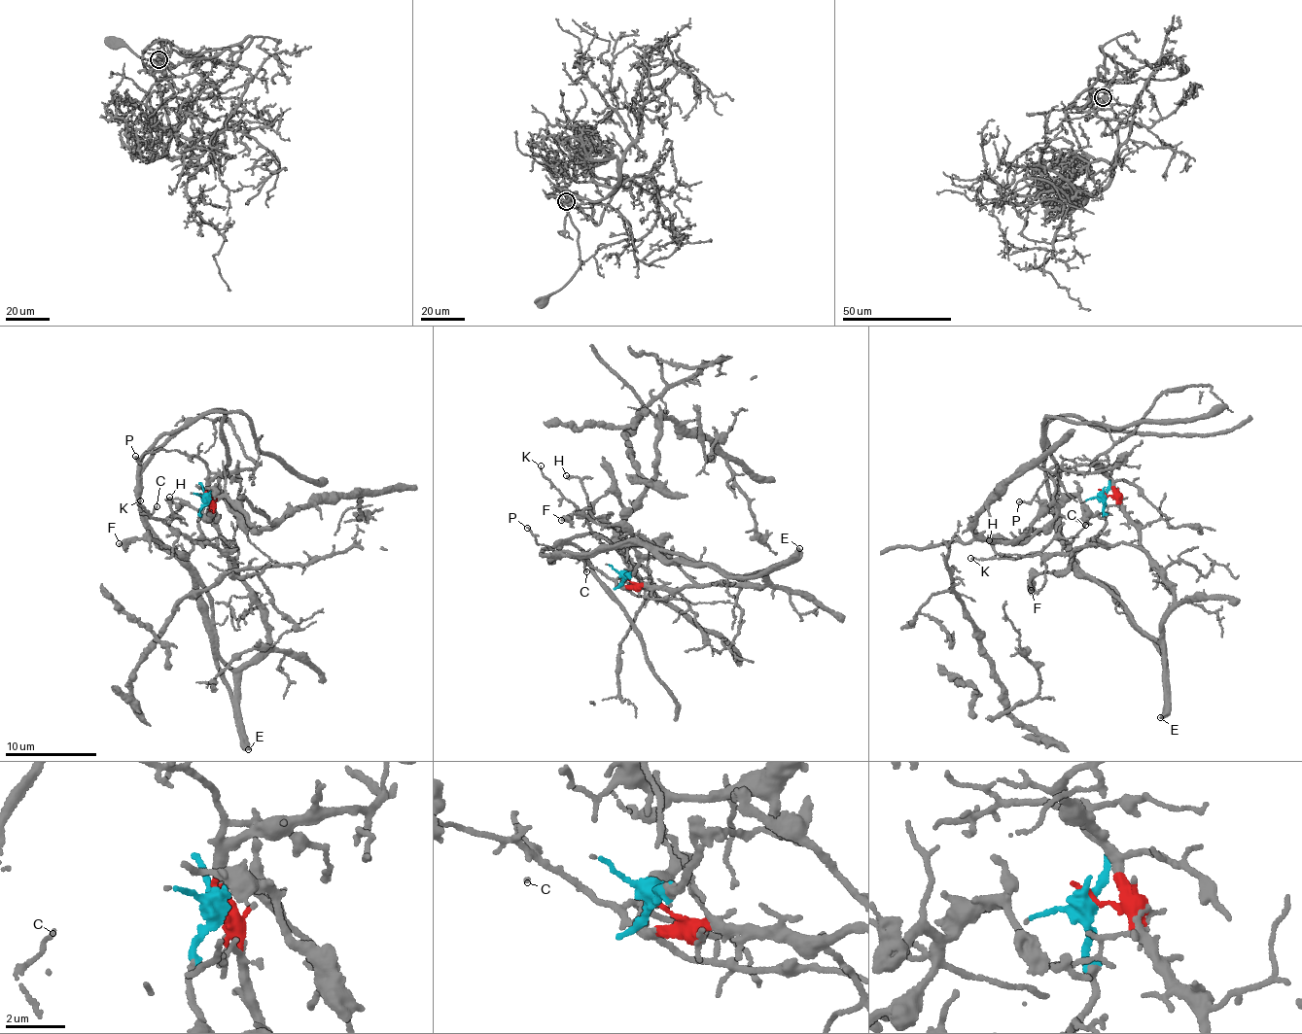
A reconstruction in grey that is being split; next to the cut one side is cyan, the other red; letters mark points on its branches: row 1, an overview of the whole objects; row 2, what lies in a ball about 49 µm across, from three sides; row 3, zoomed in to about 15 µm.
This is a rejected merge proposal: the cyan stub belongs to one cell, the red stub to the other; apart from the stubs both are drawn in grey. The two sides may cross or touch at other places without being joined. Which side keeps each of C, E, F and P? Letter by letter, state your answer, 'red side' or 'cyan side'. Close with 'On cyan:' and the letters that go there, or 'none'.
C: red side
E: red side
F: cyan side
P: red side
On cyan: F

